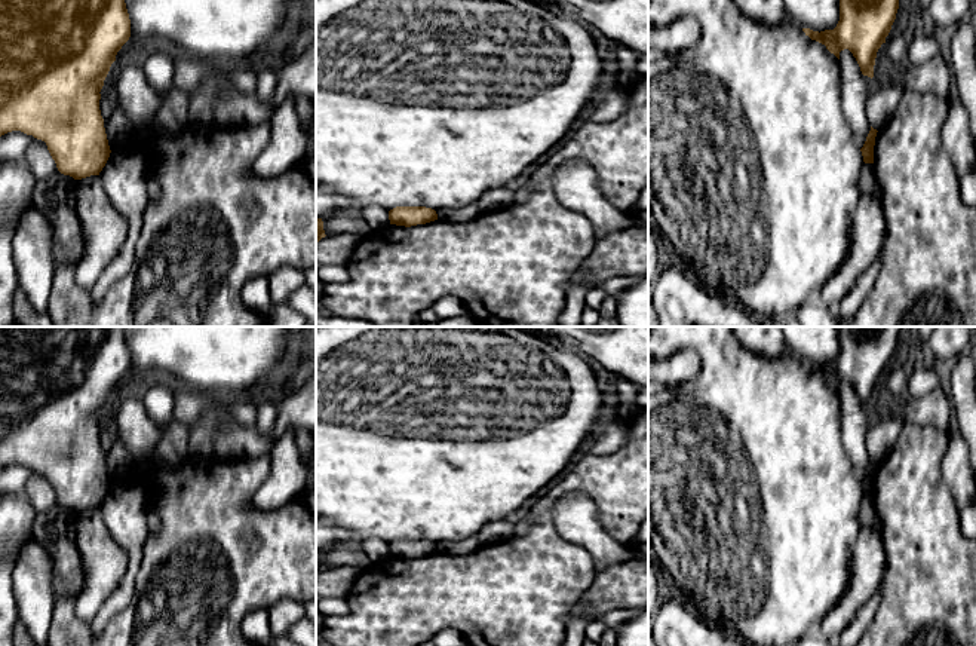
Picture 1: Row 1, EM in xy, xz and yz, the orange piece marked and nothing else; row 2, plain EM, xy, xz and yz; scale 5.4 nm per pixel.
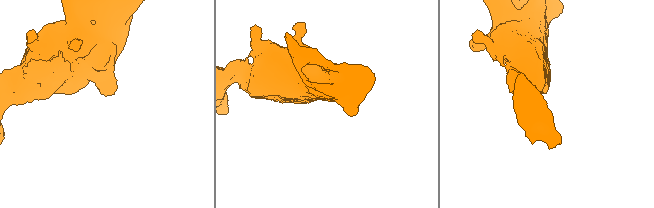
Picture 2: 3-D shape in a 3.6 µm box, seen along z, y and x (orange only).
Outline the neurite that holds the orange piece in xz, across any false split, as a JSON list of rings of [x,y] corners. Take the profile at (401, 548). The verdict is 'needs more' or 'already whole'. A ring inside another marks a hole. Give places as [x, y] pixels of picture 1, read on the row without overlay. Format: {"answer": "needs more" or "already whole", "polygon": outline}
{"answer": "already whole", "polygon": [[[396,539],[389,544],[390,557],[396,558],[417,558],[438,552],[438,547],[426,539]]]}

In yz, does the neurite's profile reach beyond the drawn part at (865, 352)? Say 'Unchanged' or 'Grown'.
Unchanged

